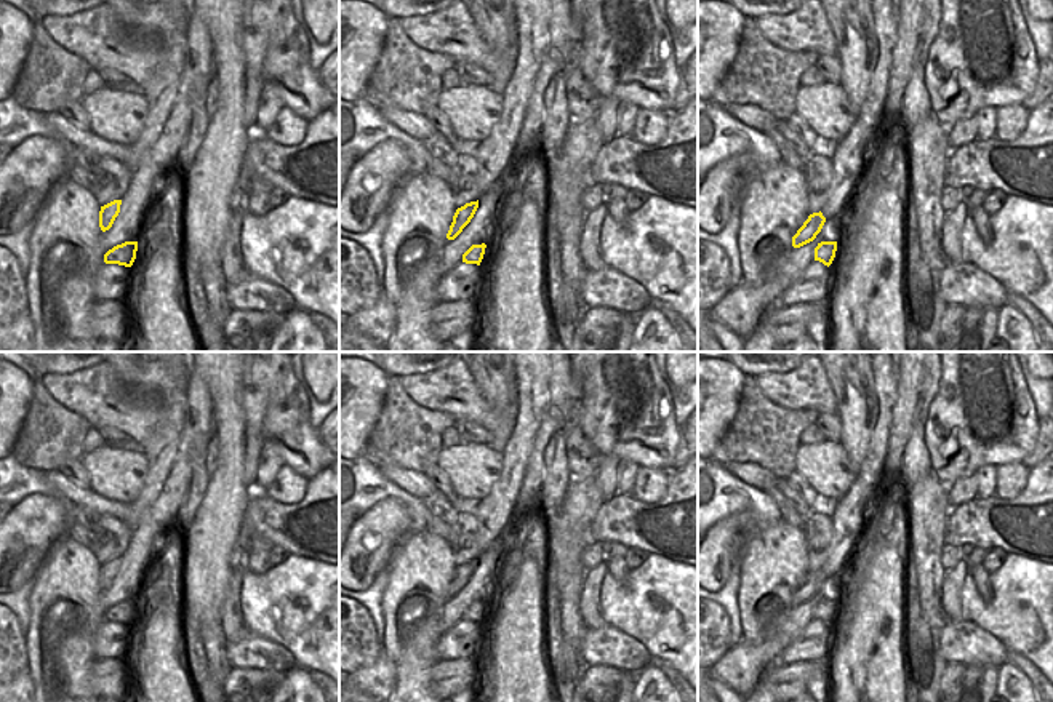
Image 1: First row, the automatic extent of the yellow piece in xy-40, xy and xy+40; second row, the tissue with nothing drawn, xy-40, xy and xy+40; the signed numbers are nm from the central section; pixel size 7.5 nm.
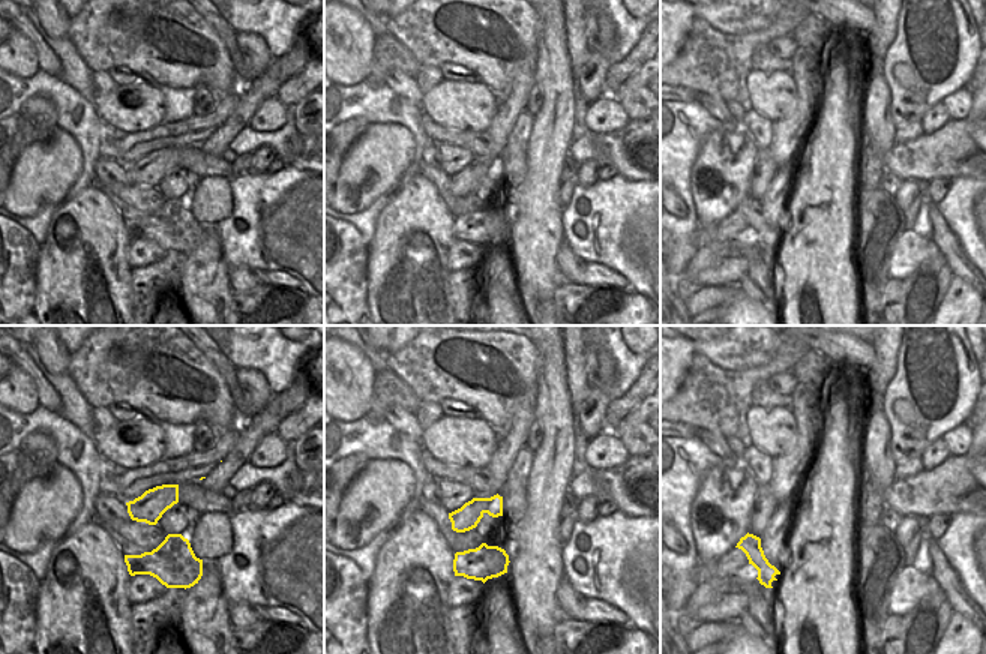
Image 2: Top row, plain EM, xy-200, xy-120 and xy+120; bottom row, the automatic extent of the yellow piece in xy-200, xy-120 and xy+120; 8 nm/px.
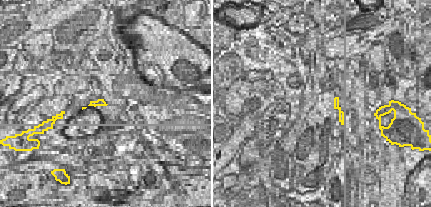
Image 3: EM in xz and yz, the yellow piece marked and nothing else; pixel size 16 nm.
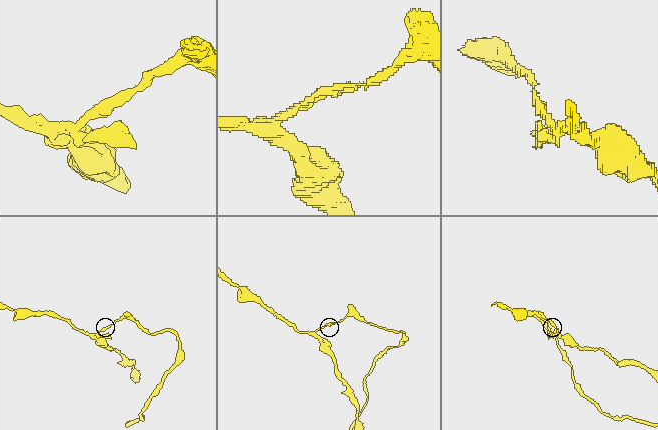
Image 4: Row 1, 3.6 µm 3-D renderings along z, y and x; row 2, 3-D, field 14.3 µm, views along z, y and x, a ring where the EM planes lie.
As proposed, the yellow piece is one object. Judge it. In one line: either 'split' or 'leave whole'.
split

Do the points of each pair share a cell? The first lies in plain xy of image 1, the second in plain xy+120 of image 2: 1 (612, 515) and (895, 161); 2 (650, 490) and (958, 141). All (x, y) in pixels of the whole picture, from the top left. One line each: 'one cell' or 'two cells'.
1: one cell
2: two cells

